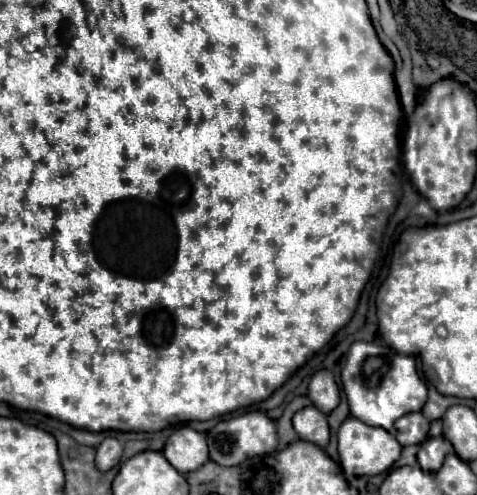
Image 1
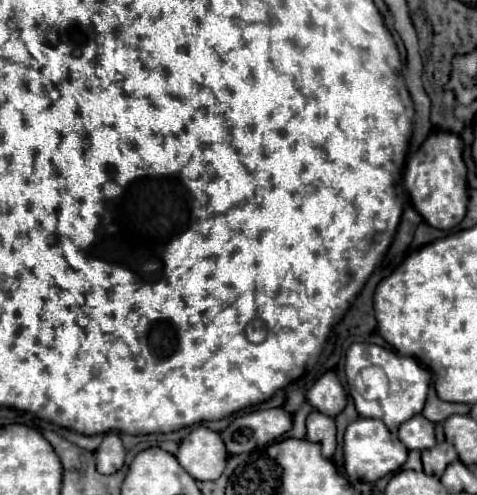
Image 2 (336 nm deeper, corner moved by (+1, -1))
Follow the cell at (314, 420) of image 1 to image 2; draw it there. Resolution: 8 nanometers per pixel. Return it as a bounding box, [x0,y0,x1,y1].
[306,411,336,459]

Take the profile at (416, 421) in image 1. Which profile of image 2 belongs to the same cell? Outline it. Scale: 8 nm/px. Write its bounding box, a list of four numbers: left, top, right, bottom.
[398,415,436,451]

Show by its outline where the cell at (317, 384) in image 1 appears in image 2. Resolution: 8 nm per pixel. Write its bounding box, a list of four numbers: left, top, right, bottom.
[306,371,346,417]

